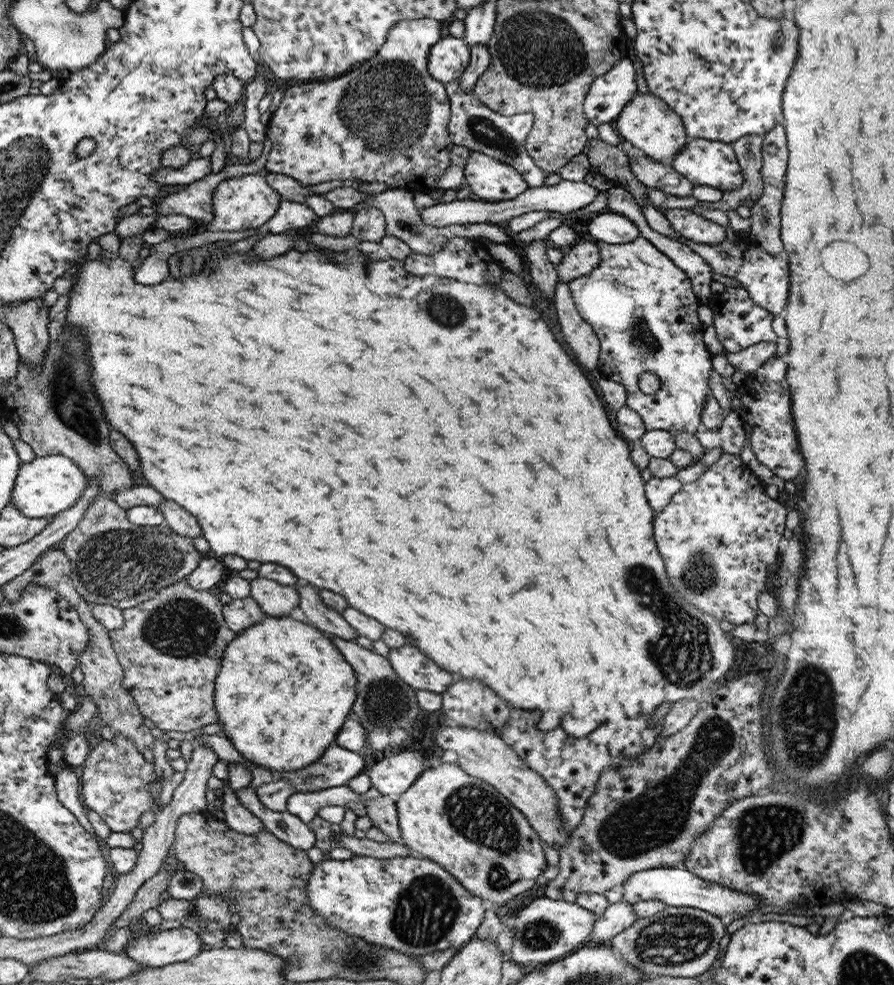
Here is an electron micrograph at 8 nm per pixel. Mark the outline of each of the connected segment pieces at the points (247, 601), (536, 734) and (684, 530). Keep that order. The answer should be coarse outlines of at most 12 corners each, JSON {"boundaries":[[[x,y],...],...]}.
{"boundaries":[[[252,596],[224,605],[227,626],[237,634],[267,616]],[[512,710],[499,736],[556,792],[564,829],[600,774],[656,745],[652,713],[556,740]],[[722,453],[655,515],[670,582],[754,623],[787,508]]]}

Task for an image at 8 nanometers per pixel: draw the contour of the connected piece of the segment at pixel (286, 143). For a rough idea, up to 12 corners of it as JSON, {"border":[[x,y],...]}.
{"border":[[430,17],[286,89],[265,169],[431,193],[451,104]]}

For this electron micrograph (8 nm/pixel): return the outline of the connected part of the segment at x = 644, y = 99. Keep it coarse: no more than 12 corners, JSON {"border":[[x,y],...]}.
{"border":[[636,93],[615,118],[623,141],[658,162],[690,140],[660,97]]}

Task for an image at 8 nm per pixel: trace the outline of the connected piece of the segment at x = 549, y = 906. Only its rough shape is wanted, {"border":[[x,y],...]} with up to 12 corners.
{"border":[[544,896],[512,919],[507,960],[532,969],[580,949],[598,916]]}

